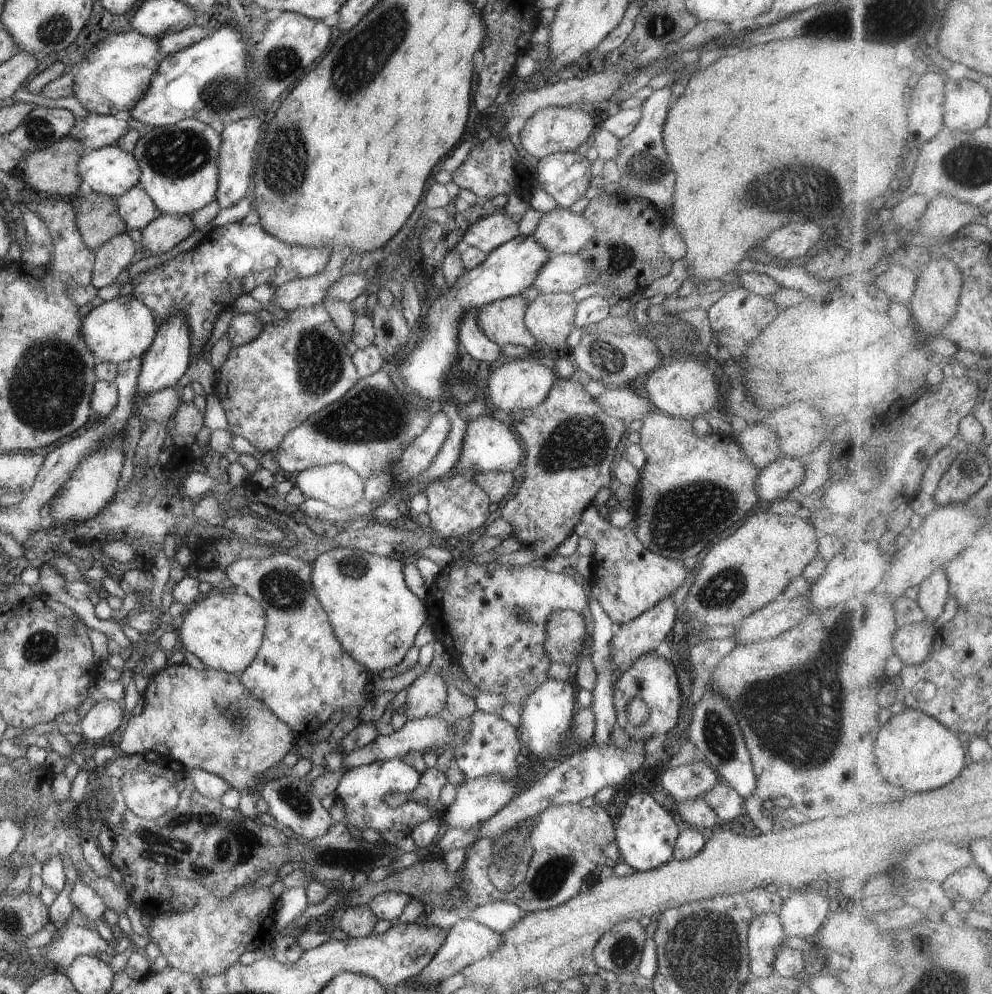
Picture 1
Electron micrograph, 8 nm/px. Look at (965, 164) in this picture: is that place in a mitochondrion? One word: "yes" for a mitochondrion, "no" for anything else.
yes

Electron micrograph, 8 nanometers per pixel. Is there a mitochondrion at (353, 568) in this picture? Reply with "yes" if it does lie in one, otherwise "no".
yes

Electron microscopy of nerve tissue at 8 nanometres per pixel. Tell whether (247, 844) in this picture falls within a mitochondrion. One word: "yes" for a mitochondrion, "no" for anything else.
yes

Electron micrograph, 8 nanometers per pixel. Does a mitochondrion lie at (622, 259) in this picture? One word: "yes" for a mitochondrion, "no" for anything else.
yes

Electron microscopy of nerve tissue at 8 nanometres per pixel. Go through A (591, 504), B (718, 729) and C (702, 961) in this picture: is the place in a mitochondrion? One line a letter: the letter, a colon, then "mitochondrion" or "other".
A: other
B: mitochondrion
C: mitochondrion

